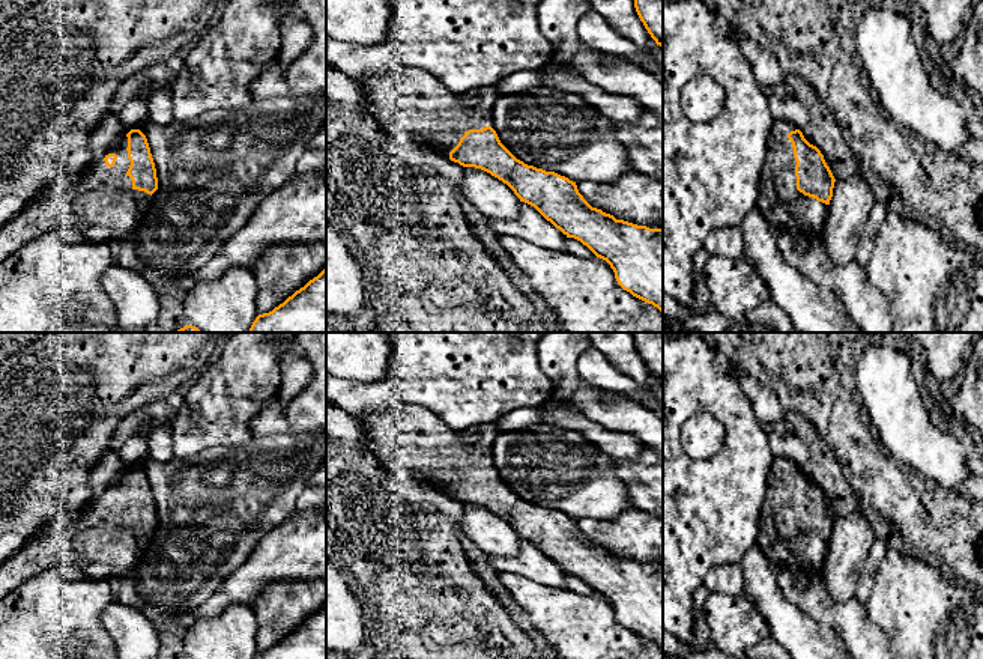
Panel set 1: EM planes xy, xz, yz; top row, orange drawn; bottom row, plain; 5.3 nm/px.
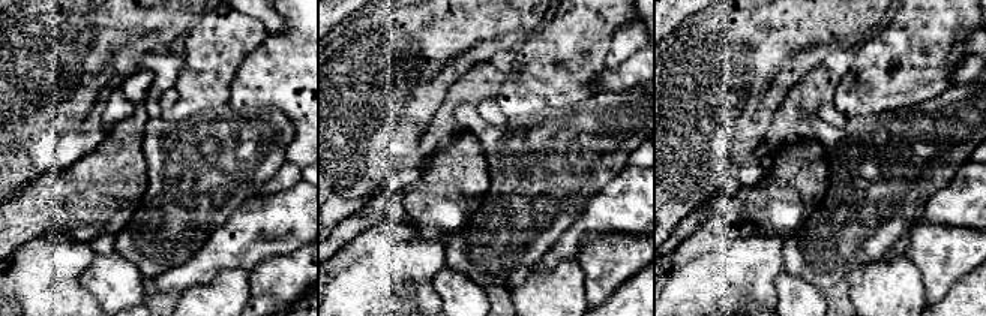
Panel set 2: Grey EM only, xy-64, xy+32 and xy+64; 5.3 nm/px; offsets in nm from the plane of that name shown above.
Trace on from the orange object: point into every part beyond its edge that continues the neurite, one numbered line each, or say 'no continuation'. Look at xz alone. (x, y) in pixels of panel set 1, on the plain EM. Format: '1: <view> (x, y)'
1: xz (405, 438)

